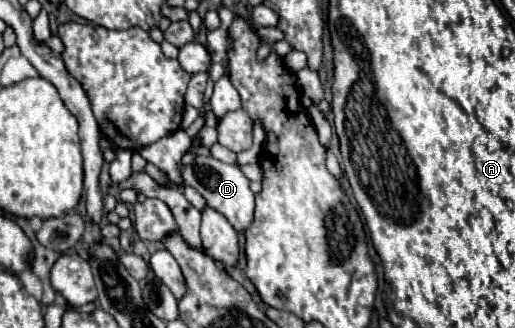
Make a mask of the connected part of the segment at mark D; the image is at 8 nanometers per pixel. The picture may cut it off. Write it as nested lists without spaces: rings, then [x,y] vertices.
[[[211,155],[195,157],[195,161],[183,169],[181,179],[183,179],[183,187],[197,189],[205,197],[207,205],[223,213],[237,231],[245,231],[245,227],[249,227],[249,223],[253,221],[253,209],[255,209],[253,193],[249,189],[249,179],[239,171],[239,167],[227,165]]]

